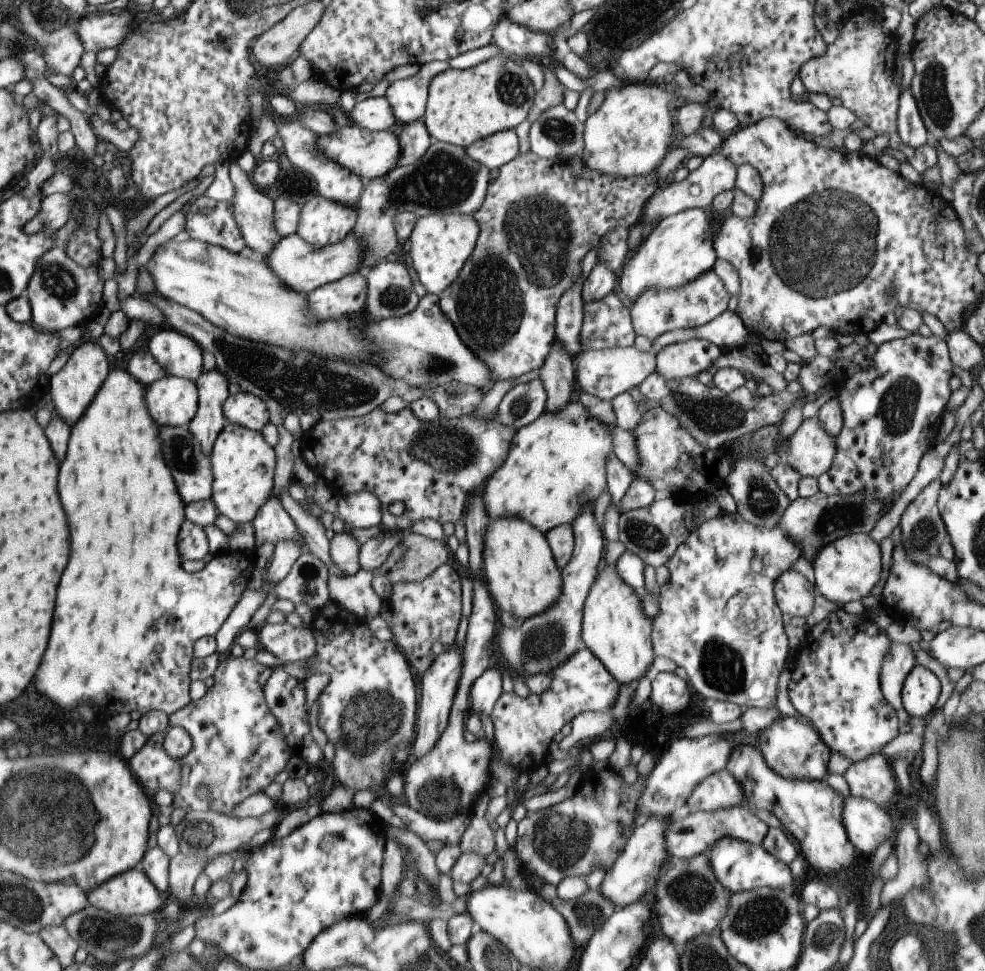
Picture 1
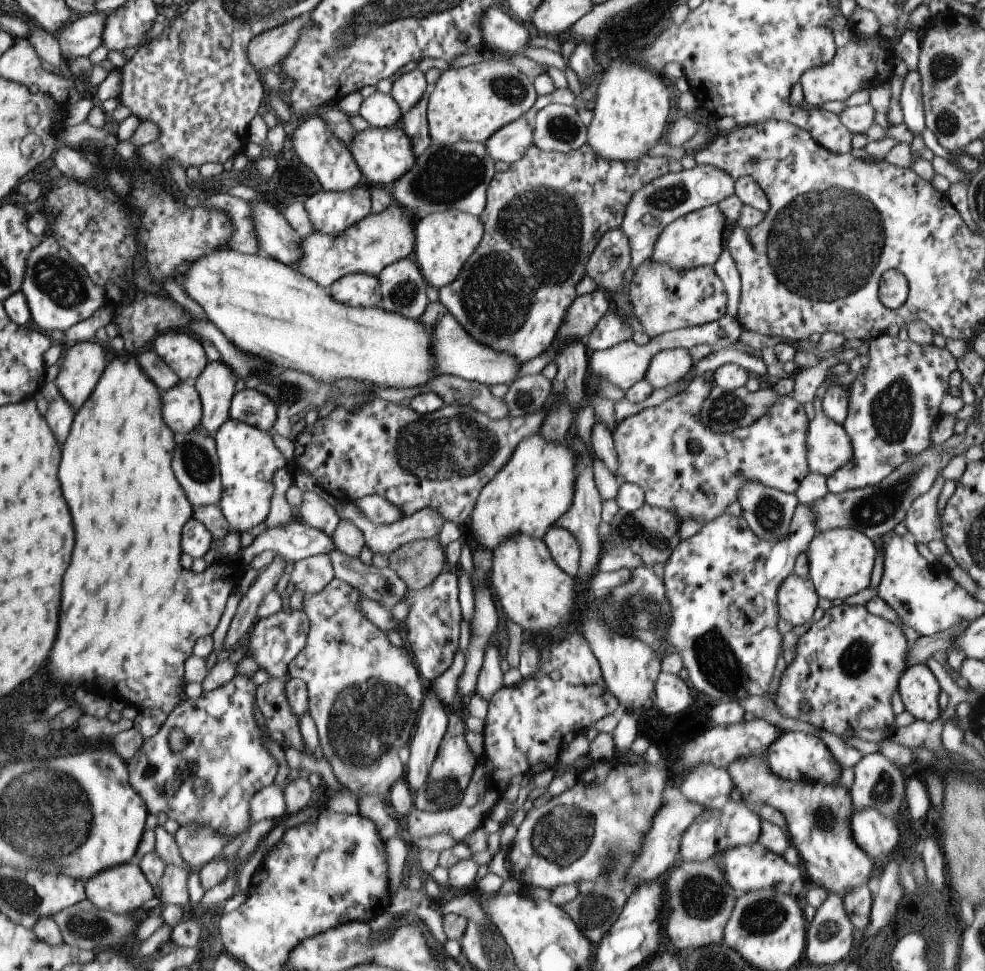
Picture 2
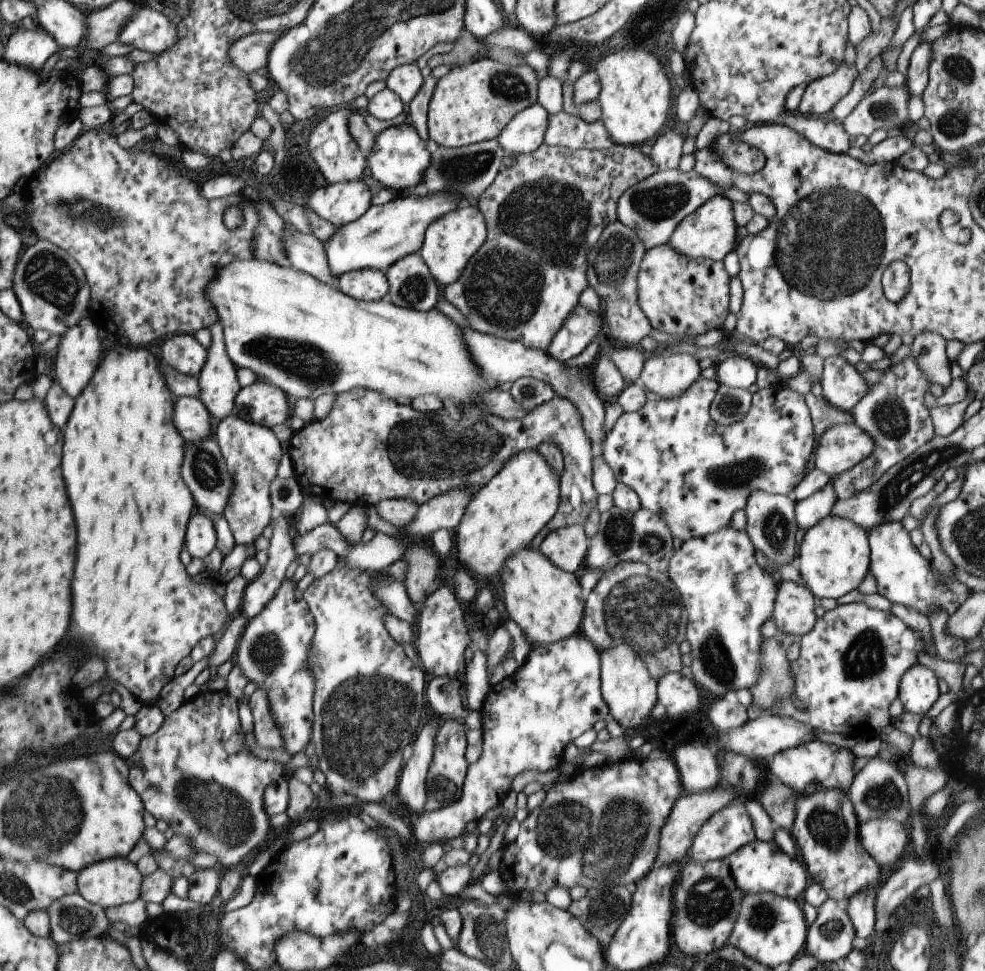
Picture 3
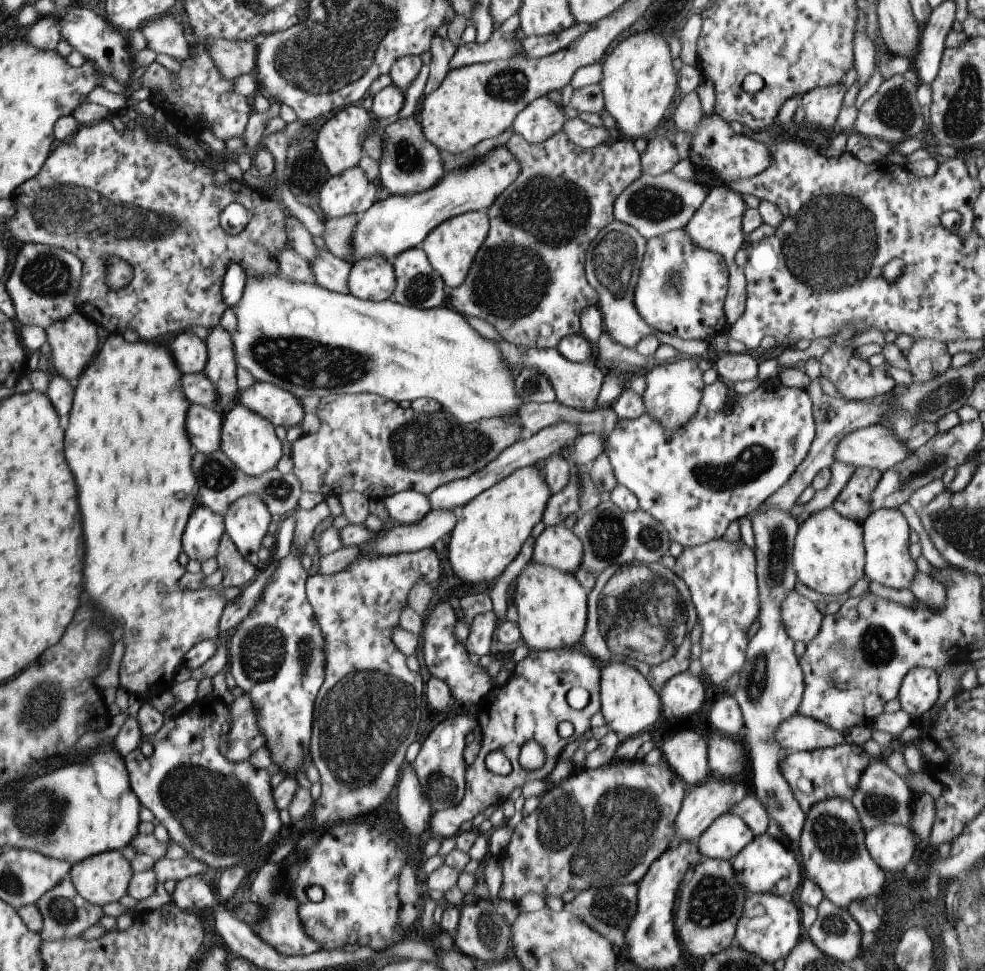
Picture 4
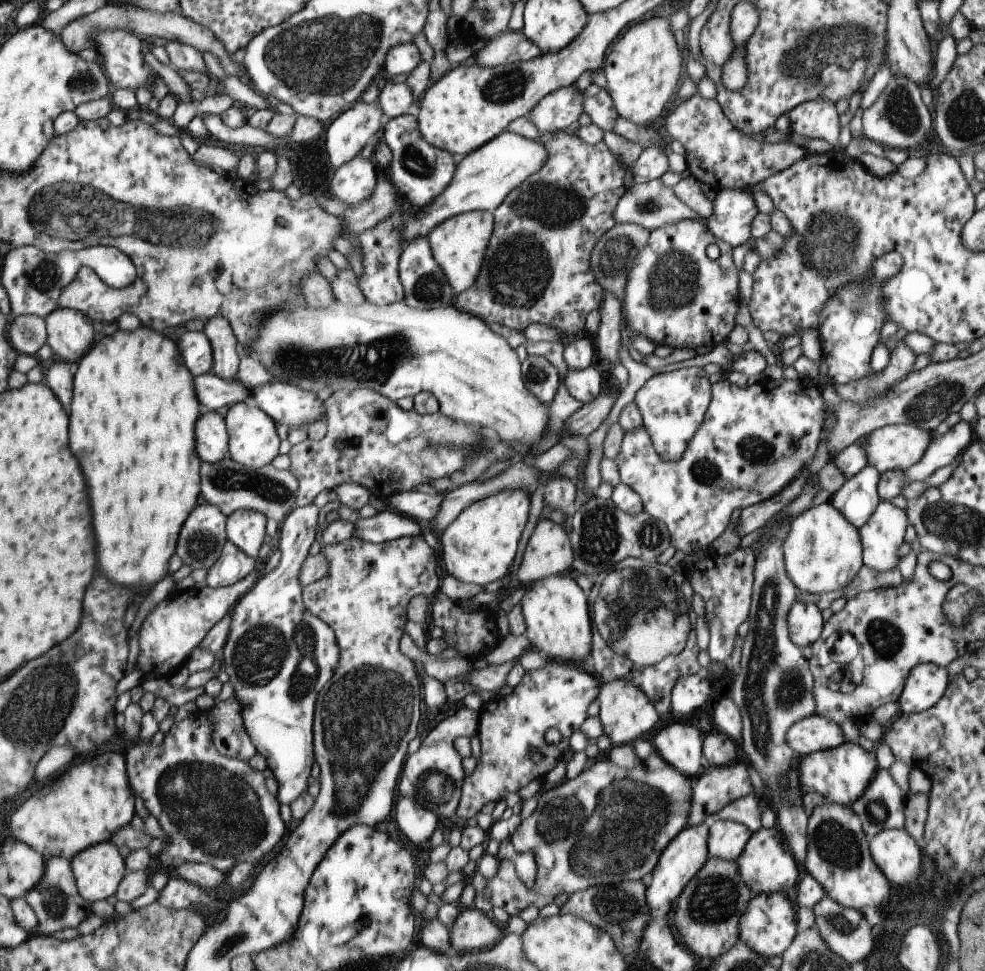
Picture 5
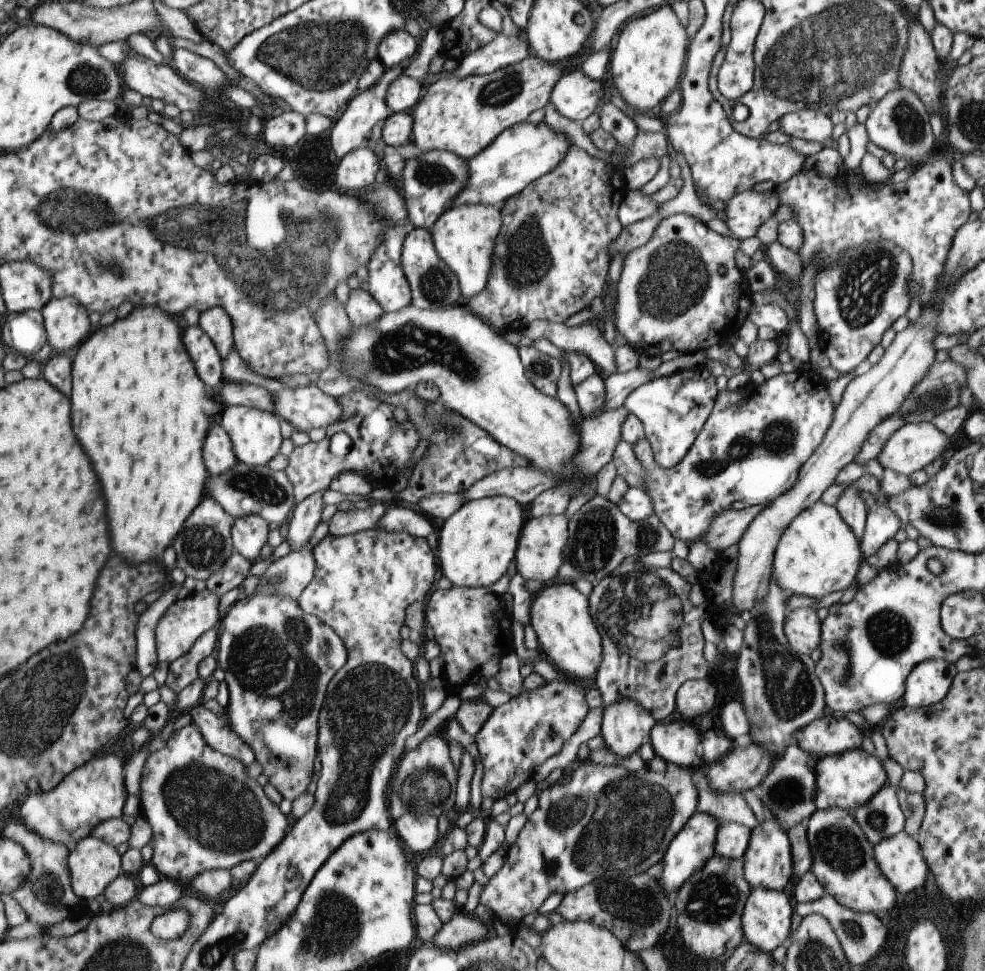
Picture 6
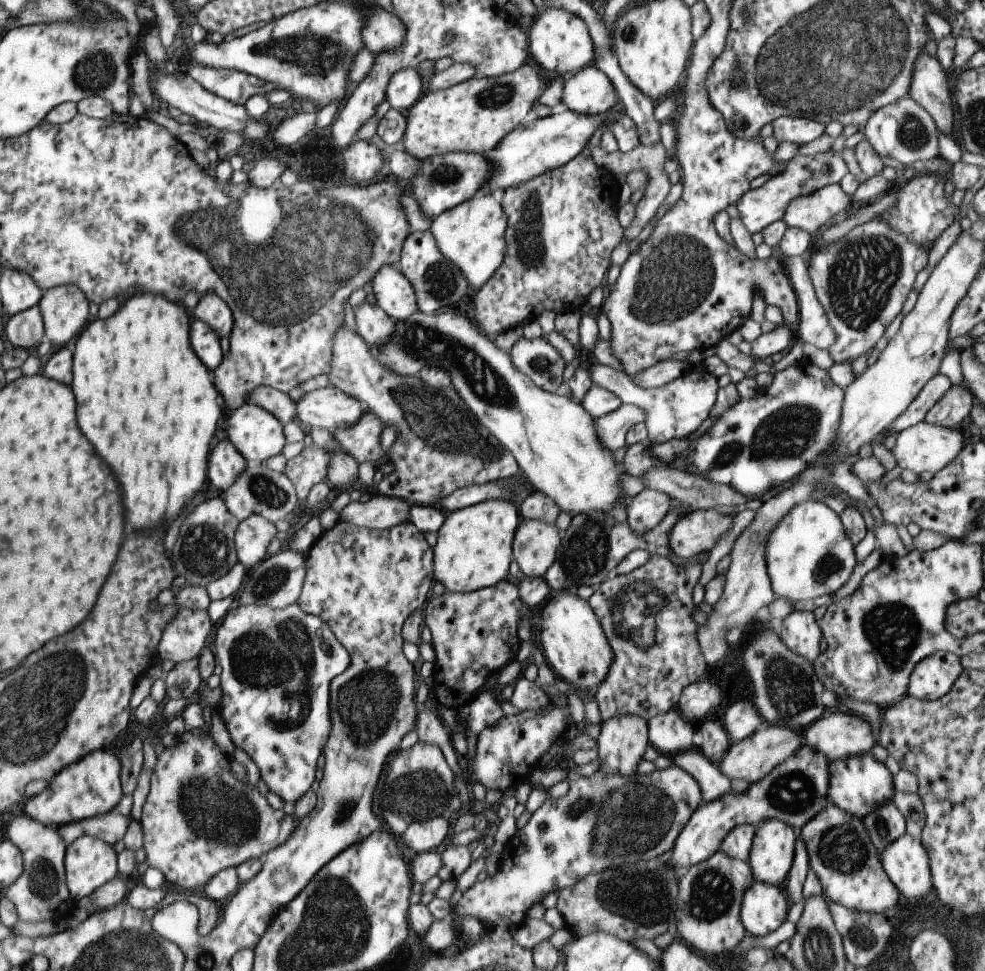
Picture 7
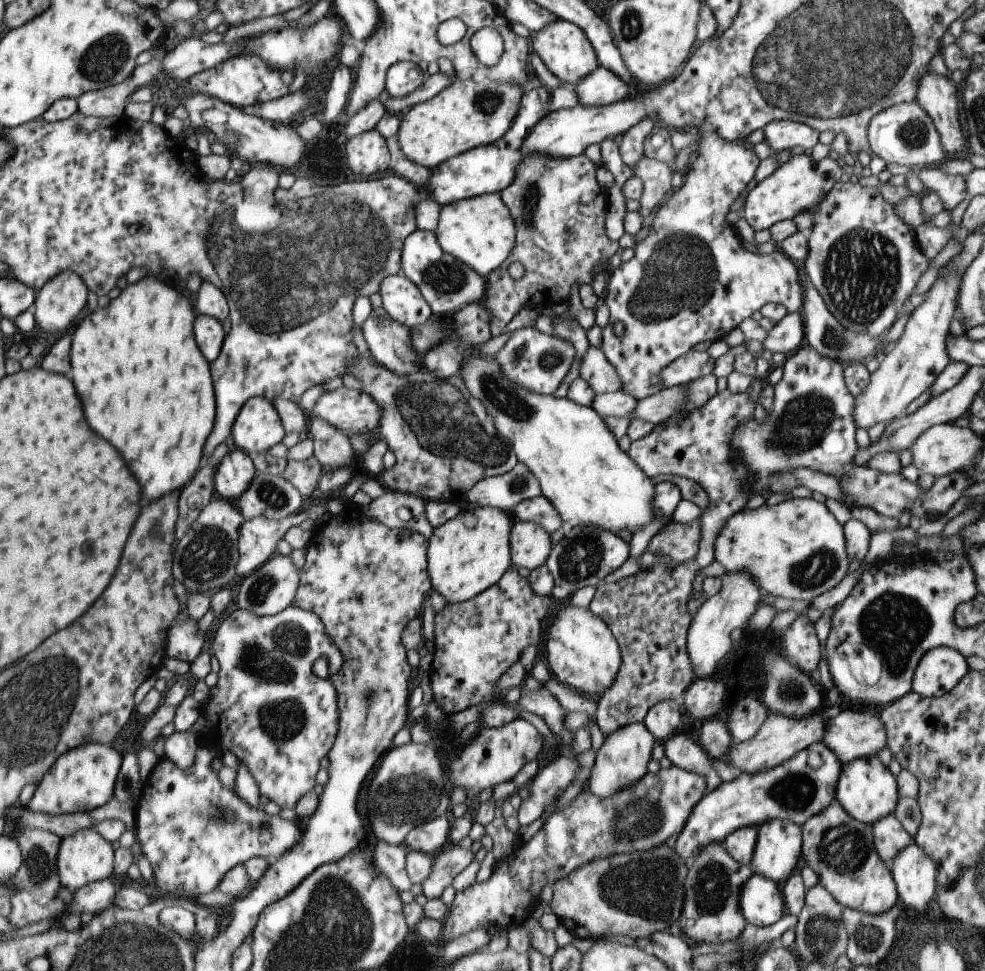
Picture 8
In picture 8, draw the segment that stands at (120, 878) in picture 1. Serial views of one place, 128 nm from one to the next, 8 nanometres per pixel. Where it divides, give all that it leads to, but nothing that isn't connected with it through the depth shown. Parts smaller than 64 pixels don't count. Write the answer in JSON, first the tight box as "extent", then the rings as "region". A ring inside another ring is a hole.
{"extent":[56,828,115,892],"region":[[[83,828],[70,836],[61,839],[61,845],[56,857],[57,871],[61,886],[65,886],[74,892],[82,885],[110,878],[113,872],[113,860],[115,851],[111,842],[102,838],[93,828]]]}

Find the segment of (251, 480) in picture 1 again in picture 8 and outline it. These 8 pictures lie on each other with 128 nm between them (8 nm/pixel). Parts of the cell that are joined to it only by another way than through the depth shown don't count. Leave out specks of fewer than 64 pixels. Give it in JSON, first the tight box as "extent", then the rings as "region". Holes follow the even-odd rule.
{"extent":[229,397,290,577],"region":[[[264,397],[249,398],[234,421],[229,442],[250,457],[266,453],[286,434],[273,402]],[[259,516],[244,521],[239,528],[237,574],[246,577],[258,570],[274,554],[278,542],[290,530],[290,518],[278,522]]]}

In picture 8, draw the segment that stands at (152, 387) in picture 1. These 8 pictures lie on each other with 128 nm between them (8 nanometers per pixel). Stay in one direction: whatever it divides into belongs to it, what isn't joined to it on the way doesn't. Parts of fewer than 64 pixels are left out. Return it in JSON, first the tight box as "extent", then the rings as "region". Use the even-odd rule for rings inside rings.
{"extent":[214,447,255,503],"region":[[[231,447],[215,469],[214,488],[226,501],[235,503],[249,488],[254,480],[255,464],[250,455],[238,448]]]}

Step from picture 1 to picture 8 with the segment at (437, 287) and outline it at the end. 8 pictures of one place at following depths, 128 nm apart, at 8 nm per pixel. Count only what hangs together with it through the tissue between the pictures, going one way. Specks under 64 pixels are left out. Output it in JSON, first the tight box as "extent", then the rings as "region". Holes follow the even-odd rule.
{"extent":[434,193,516,277],"region":[[[486,193],[442,205],[434,232],[442,250],[465,262],[483,277],[506,260],[514,248],[516,236],[513,216],[500,193]]]}

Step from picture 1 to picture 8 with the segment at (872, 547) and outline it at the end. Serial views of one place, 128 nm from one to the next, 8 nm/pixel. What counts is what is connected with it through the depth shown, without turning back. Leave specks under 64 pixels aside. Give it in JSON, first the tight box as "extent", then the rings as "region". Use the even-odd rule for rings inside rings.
{"extent":[714,497,851,602],"region":[[[813,497],[805,498],[788,498],[776,505],[764,504],[756,509],[748,509],[747,507],[739,510],[733,514],[726,522],[725,525],[718,531],[714,543],[714,560],[718,564],[724,566],[727,573],[748,573],[753,581],[759,586],[762,594],[772,594],[775,597],[782,597],[785,599],[800,599],[802,601],[811,602],[815,596],[824,594],[827,590],[832,590],[837,584],[840,584],[844,577],[848,574],[848,565],[851,560],[848,558],[847,550],[845,547],[845,536],[843,526],[834,517],[832,512],[826,507],[823,502],[816,501]]]}

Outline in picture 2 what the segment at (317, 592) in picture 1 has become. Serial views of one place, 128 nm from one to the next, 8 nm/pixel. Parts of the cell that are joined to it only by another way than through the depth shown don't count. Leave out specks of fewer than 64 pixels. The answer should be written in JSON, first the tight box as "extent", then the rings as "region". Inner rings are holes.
{"extent":[289,553,335,594],"region":[[[320,553],[296,561],[289,580],[294,582],[296,589],[305,593],[316,594],[334,577],[335,572],[329,554]]]}

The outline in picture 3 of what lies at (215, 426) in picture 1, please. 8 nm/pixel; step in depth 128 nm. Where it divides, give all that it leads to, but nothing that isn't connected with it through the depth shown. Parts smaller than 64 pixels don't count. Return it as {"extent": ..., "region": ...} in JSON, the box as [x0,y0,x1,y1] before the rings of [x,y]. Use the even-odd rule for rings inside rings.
{"extent":[197,322,241,423],"region":[[[215,322],[209,329],[211,343],[207,348],[207,359],[197,376],[201,388],[198,398],[216,423],[234,412],[235,398],[241,387],[236,377],[238,368],[226,350],[222,323]]]}

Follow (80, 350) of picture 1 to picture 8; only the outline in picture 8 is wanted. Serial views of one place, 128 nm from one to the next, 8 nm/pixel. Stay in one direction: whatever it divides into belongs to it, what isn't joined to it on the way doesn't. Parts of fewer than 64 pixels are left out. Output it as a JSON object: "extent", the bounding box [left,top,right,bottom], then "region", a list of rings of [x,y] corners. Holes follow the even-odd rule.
{"extent":[35,270,86,334],"region":[[[71,270],[54,275],[35,293],[37,325],[52,334],[62,334],[72,328],[86,304],[86,283]]]}

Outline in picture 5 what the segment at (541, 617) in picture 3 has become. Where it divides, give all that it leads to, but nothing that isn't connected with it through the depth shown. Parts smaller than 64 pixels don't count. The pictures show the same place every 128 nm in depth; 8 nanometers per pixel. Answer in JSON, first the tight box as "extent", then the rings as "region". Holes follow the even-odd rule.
{"extent":[520,572,594,662],"region":[[[571,572],[533,582],[520,601],[532,649],[557,662],[582,662],[591,655],[594,624],[587,595]]]}

